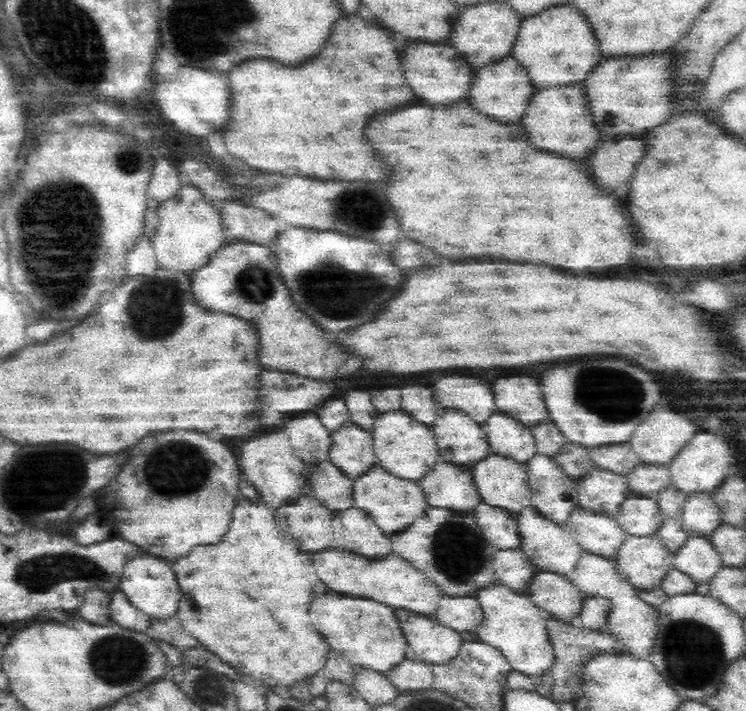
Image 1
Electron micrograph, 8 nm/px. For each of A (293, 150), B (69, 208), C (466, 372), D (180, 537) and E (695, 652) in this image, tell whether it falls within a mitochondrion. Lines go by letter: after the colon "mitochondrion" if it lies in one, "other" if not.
A: other
B: mitochondrion
C: other
D: other
E: mitochondrion

